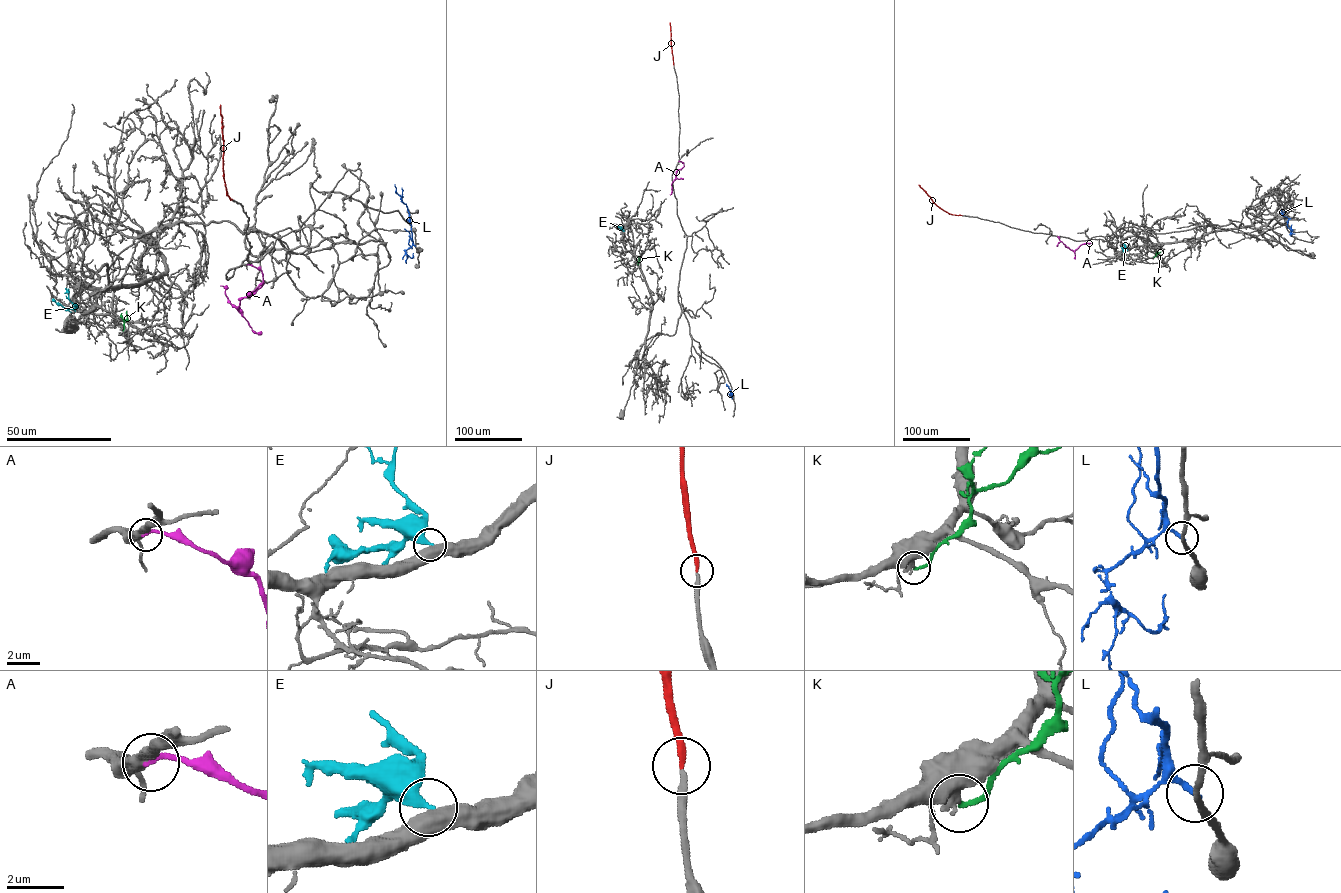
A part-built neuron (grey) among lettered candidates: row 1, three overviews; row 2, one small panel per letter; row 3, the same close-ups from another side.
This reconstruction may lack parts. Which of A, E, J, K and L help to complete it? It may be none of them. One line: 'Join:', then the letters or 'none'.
Join: J

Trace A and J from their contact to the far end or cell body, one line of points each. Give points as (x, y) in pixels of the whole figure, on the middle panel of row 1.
A: (678, 161), (684, 166), (676, 172), (670, 194)
J: (674, 65), (670, 23)

